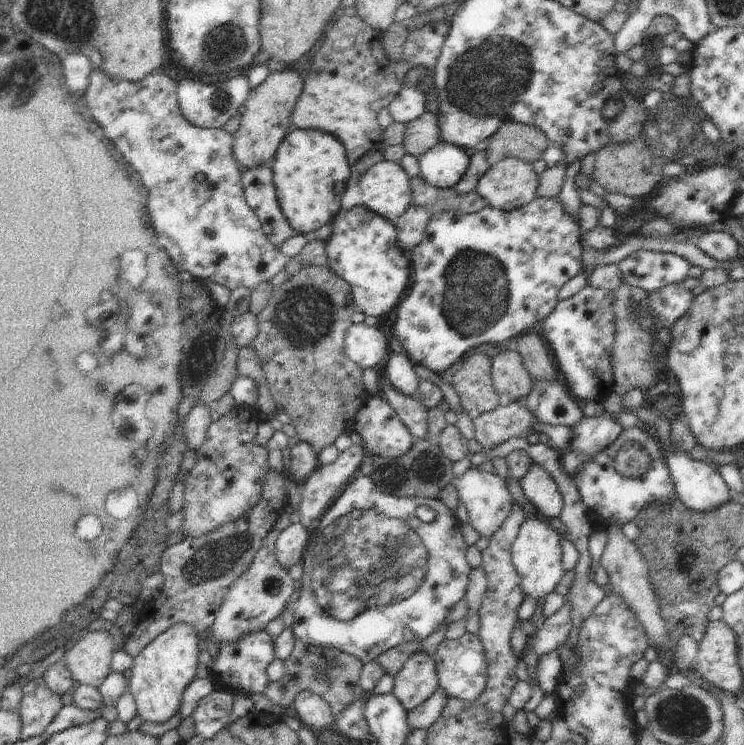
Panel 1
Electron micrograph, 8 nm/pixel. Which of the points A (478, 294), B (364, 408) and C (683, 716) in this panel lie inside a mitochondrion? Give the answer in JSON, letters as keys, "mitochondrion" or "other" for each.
{"A":"mitochondrion","B":"other","C":"mitochondrion"}

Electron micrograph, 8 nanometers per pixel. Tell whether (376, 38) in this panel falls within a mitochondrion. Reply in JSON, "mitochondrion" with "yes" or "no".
{"mitochondrion":"no"}

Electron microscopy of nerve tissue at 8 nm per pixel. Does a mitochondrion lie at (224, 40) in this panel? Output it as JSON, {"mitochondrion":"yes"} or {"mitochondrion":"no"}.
{"mitochondrion":"yes"}

